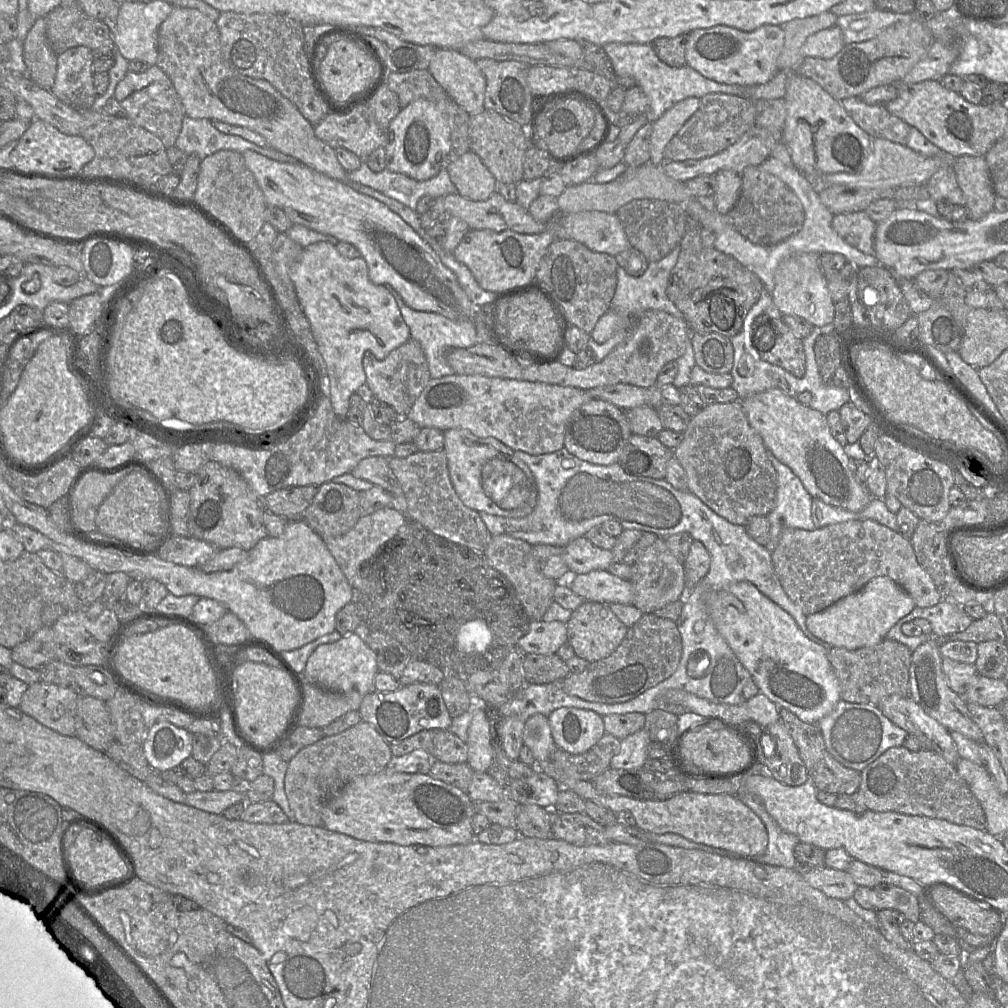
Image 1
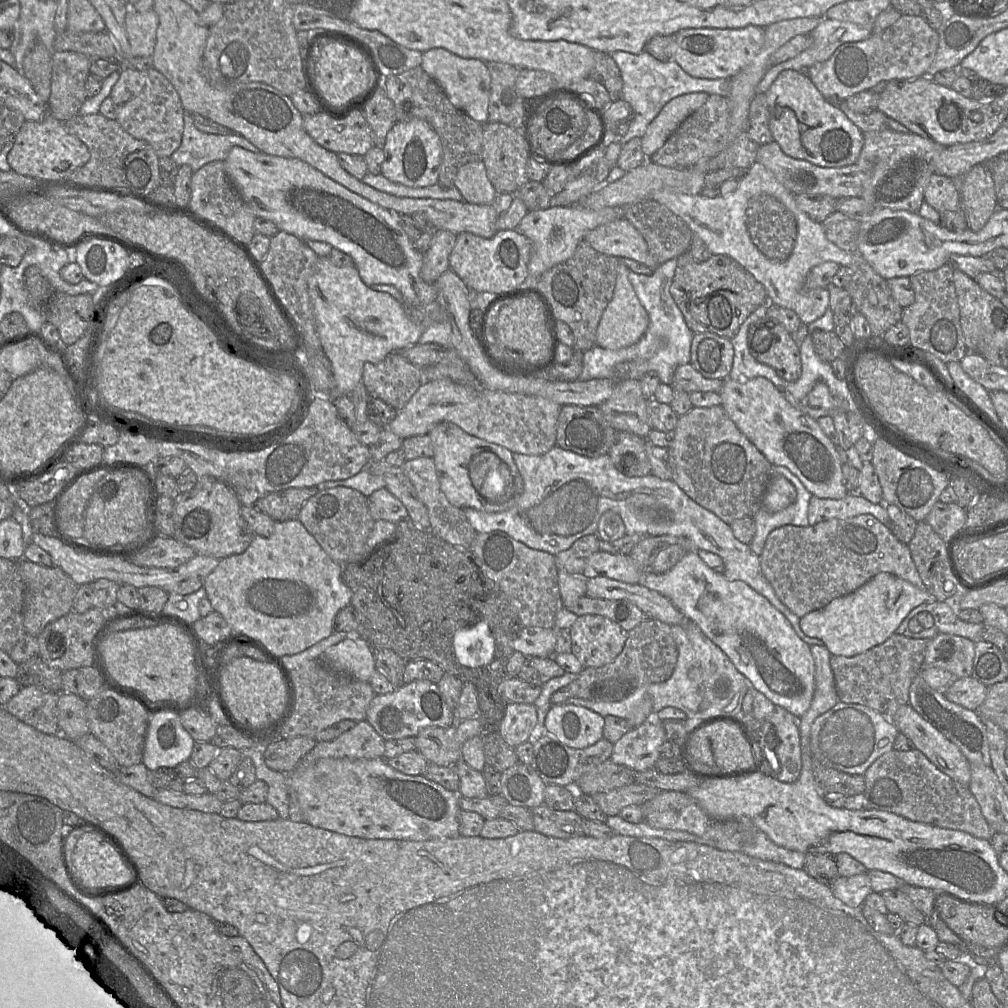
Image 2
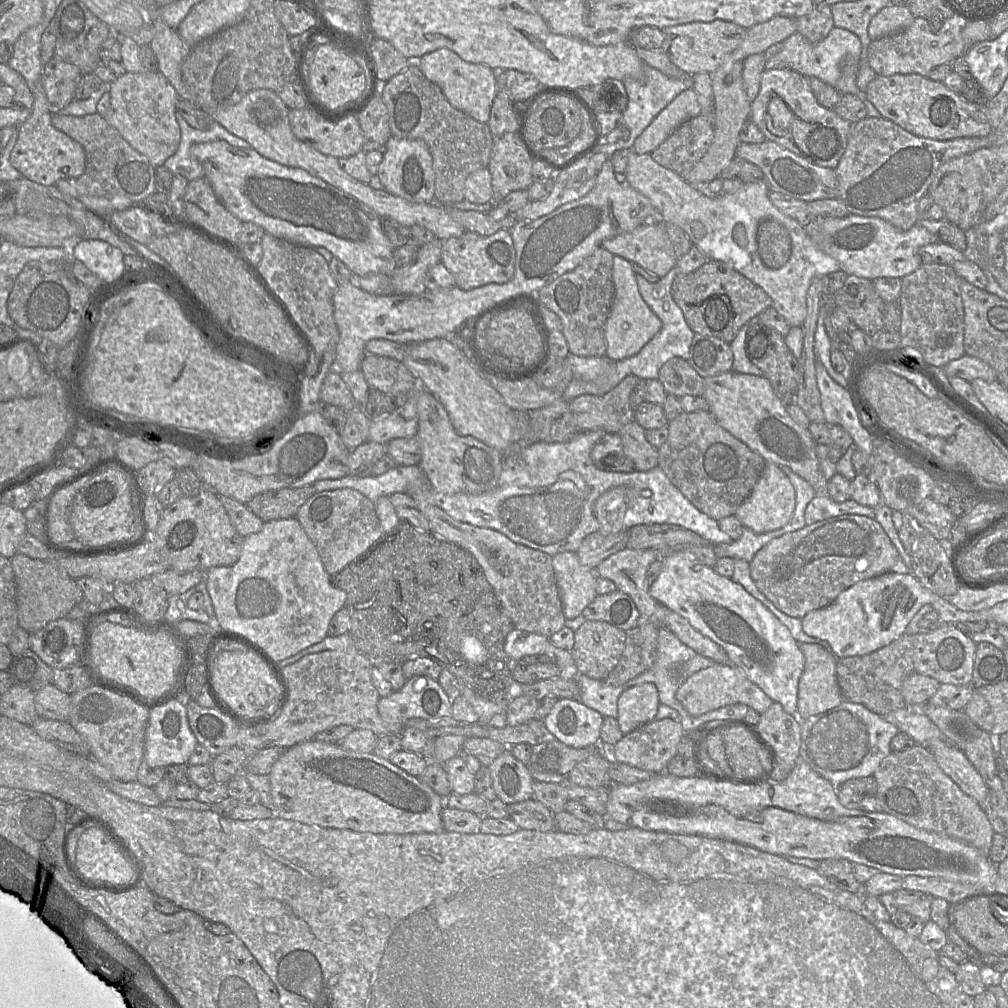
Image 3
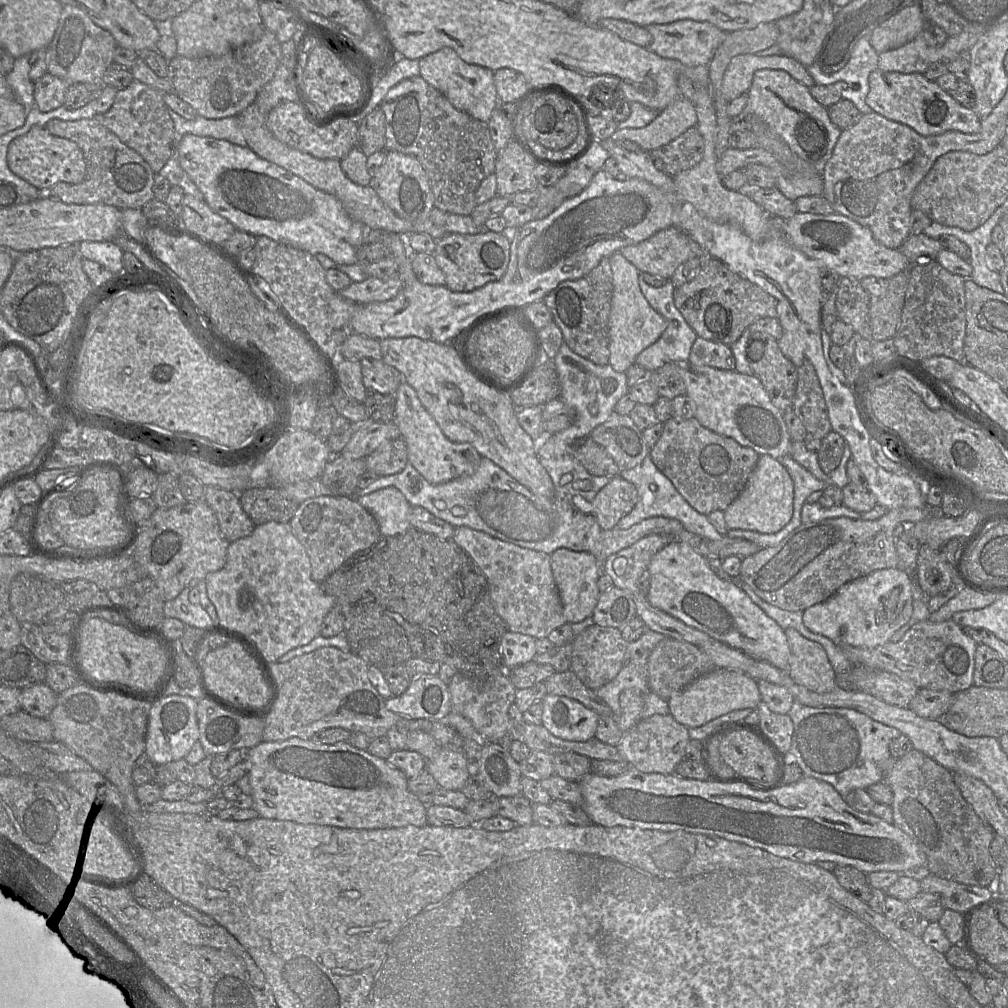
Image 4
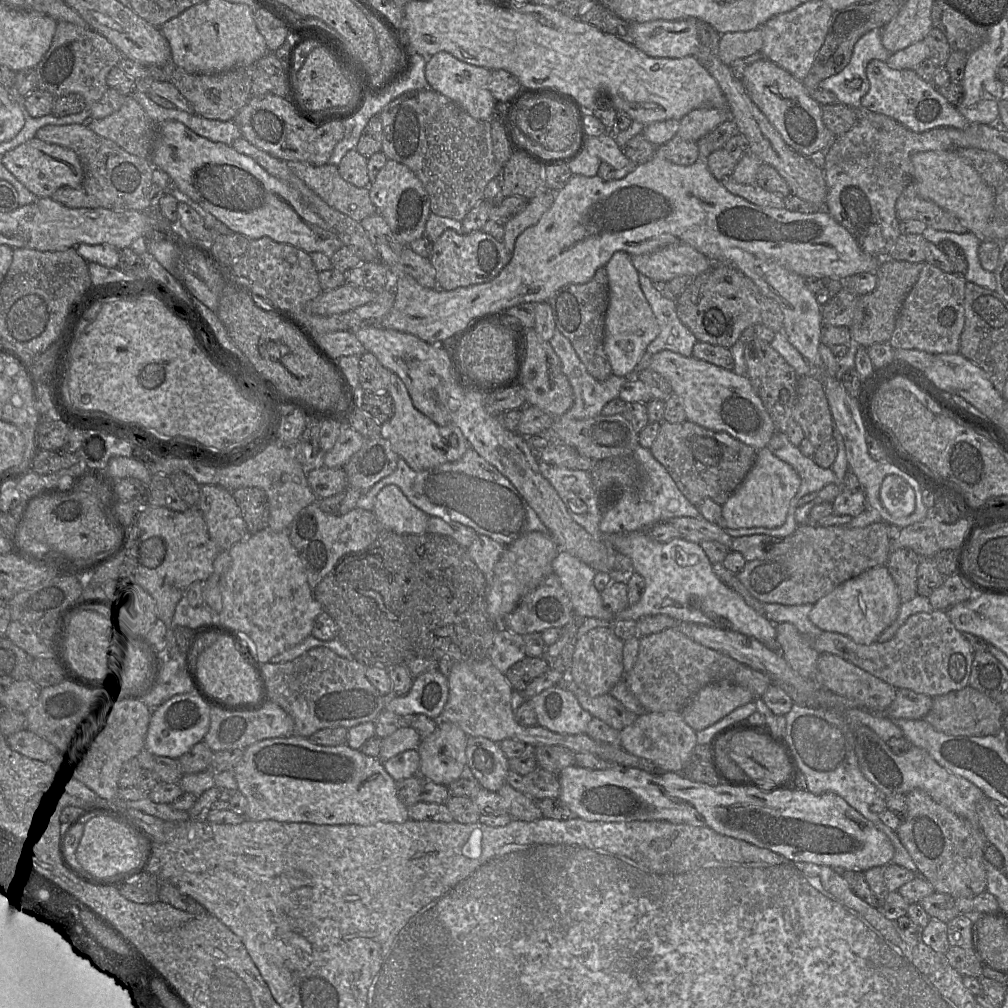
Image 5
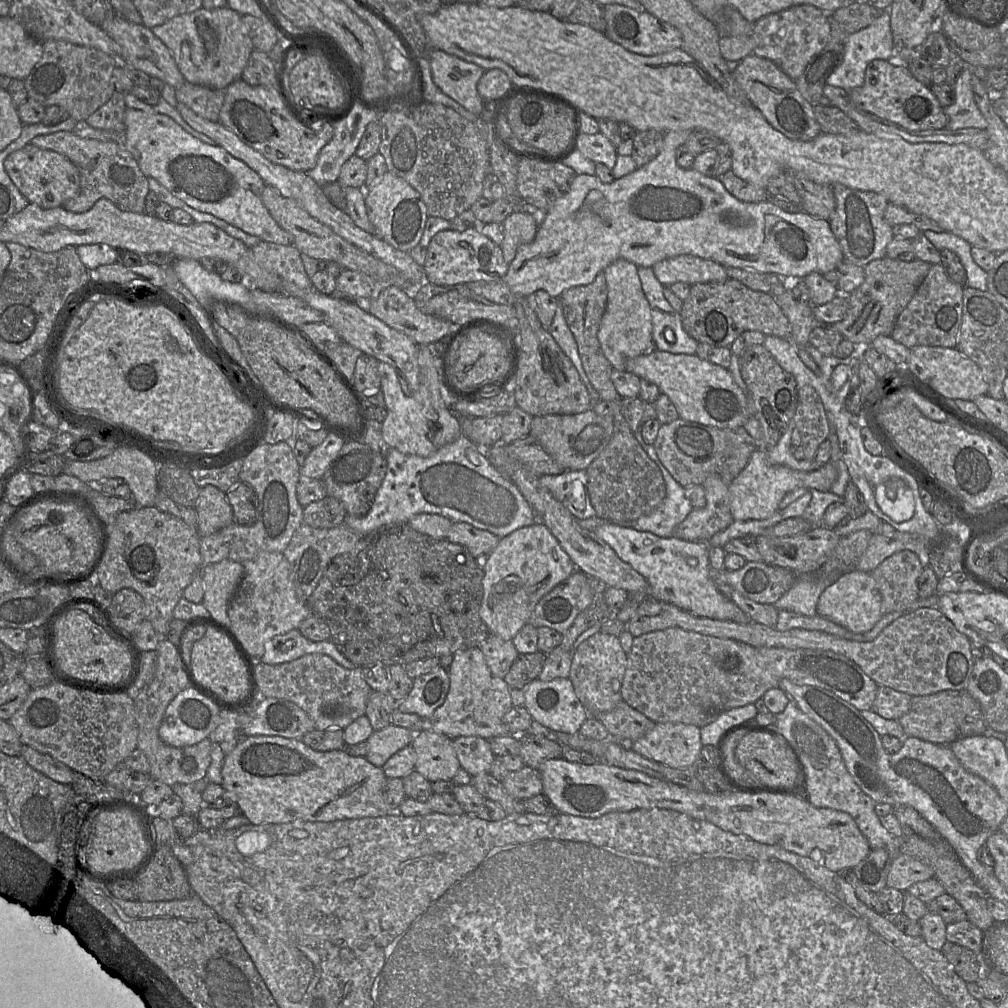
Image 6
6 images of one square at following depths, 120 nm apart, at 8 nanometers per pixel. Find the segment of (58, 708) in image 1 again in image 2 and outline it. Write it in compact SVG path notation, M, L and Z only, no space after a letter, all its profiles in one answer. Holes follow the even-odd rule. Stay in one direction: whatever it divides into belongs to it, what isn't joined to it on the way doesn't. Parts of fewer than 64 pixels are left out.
M35 685L22 686L5 705L6 710L24 723L51 735L60 735L58 726L59 693Z

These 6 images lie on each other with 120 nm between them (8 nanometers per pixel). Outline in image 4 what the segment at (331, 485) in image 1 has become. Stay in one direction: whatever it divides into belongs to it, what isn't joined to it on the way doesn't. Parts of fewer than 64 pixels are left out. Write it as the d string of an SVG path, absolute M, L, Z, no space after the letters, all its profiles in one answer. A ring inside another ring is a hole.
M319 496L300 504L290 520L294 535L301 542L311 563L311 577L323 582L341 568L355 553L368 549L380 538L380 528L374 516L357 498L350 496Z

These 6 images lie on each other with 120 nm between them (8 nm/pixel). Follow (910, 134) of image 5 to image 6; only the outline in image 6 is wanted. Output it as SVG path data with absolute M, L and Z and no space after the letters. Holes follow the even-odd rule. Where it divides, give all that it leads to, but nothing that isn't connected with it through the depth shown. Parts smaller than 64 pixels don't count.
M841 184L832 186L836 208L829 224L840 244L844 261L865 267L873 260L886 257L886 247L895 237L893 227L885 220L889 201L883 195L870 191L859 191Z

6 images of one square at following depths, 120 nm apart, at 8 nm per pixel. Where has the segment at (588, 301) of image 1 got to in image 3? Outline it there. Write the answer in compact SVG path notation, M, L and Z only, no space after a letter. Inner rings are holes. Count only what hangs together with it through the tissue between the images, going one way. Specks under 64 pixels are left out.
M597 247L572 271L566 272L537 293L537 300L561 320L570 353L583 357L606 355L605 324L614 298L614 254Z

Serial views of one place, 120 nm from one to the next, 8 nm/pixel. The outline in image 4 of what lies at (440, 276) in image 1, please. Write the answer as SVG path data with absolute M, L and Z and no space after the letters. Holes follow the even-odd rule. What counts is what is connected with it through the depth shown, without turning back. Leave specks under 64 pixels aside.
M186 134L177 144L181 167L197 185L210 208L229 220L237 230L252 235L267 236L274 241L307 251L313 255L323 253L337 265L358 262L356 251L367 227L353 219L342 203L333 195L321 191L299 176L258 156L252 149L227 140Z

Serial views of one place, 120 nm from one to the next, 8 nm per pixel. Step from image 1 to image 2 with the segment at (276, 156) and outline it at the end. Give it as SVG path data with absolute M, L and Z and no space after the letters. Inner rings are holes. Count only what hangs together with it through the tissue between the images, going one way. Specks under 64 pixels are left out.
M184 111L182 142L170 157L177 165L189 165L195 172L207 163L224 161L235 146L253 153L261 152L239 134L217 135L198 130L194 125L192 115Z

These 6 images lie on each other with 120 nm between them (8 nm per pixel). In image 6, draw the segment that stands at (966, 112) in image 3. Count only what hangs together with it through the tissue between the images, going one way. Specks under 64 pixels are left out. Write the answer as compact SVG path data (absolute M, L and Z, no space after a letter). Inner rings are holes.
M894 60L871 61L866 67L863 85L847 91L849 98L857 108L909 131L945 128L947 116L943 107L929 86L922 84L912 76L906 64Z

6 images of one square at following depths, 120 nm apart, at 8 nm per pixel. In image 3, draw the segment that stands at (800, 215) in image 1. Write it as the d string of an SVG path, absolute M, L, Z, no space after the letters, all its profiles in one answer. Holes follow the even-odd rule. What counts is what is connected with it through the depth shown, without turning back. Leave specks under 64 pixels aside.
M762 219L756 226L756 247L765 264L779 268L790 258L792 242L788 230L780 222Z

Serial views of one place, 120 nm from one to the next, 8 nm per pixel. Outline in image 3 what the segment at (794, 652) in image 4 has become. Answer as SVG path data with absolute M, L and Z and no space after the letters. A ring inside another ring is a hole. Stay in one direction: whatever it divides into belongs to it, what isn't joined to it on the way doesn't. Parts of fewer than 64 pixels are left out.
M800 642L805 657L798 684L798 705L792 713L800 721L838 706L844 699L836 676L837 658L816 643Z

